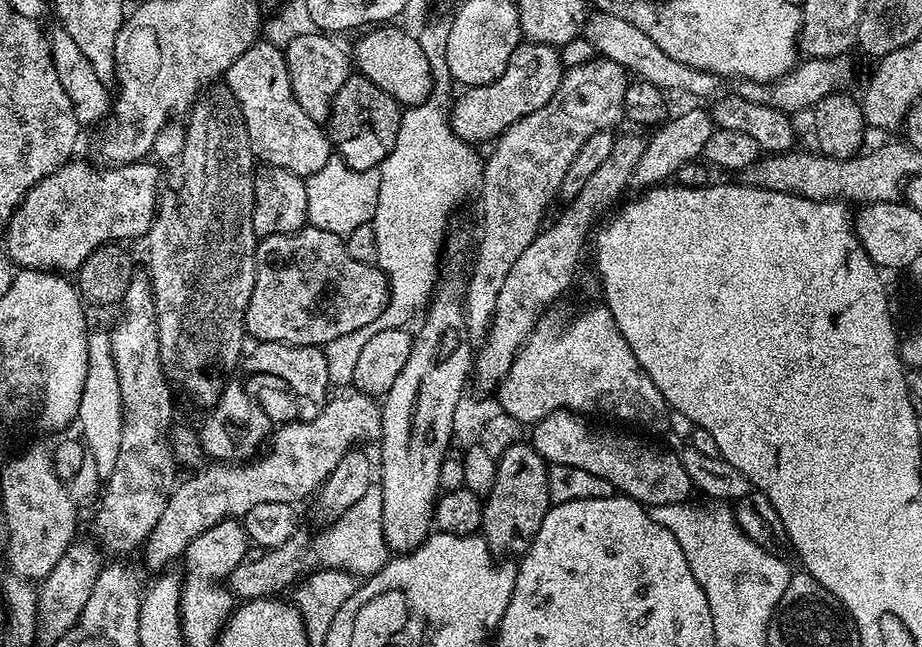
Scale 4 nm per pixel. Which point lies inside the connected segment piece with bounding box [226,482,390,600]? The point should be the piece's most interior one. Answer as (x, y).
(354, 542)

